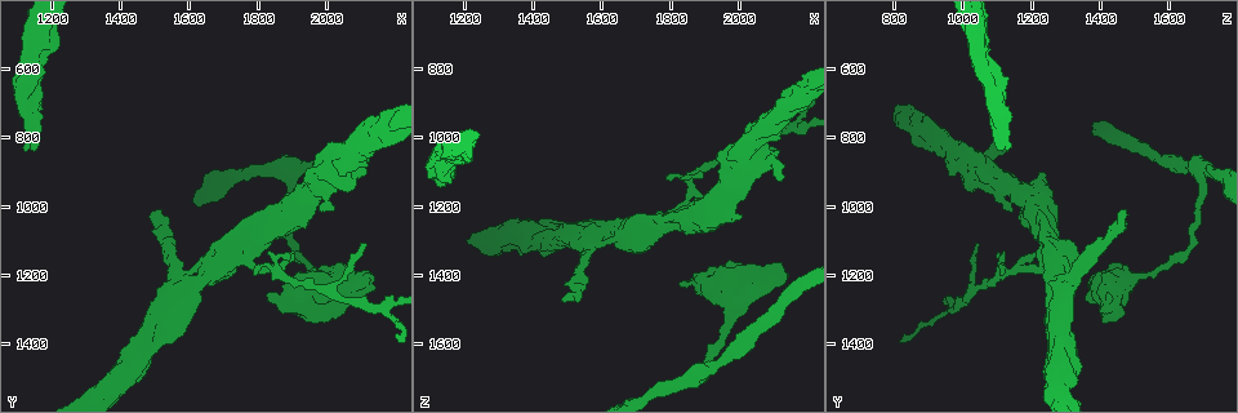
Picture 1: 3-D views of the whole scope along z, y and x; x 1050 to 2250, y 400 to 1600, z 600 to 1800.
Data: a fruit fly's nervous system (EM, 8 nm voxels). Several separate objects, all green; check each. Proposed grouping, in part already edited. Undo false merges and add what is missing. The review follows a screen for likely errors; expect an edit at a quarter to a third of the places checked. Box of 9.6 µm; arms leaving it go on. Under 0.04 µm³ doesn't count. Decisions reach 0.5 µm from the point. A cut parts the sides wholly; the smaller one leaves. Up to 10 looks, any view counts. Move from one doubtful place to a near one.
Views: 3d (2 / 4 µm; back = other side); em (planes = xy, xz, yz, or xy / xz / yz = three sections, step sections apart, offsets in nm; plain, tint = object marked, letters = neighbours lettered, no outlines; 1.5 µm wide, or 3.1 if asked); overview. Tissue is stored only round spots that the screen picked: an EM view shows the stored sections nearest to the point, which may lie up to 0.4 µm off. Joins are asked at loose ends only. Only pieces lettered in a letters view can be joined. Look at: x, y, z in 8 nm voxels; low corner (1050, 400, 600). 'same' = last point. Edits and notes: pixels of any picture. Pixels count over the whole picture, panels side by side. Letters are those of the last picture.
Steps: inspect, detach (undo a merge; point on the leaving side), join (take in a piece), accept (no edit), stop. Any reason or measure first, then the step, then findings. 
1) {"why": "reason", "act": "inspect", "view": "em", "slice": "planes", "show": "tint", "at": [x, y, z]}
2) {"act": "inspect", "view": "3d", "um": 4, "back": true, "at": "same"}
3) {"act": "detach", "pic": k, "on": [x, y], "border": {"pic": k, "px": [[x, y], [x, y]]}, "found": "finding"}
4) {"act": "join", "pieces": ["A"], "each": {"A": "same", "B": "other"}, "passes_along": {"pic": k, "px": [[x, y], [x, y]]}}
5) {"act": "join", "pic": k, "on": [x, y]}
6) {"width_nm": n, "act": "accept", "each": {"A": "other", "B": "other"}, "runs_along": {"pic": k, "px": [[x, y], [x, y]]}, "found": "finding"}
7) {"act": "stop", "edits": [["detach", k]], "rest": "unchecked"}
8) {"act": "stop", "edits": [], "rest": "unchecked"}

{"why": "stops while still wide", "act": "inspect", "view": "em", "slice": "planes", "show": "letters", "at": [1130, 840, 1120]}

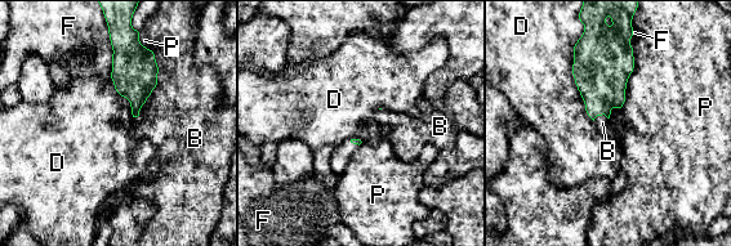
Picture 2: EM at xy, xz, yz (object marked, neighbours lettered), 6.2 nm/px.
{"act": "join", "pieces": ["B"], "each": {"B": "same", "D": "other", "F": "other", "P": "other"}, "found": "the cell continues"}

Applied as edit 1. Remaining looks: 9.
{"act": "inspect", "view": "overview"}

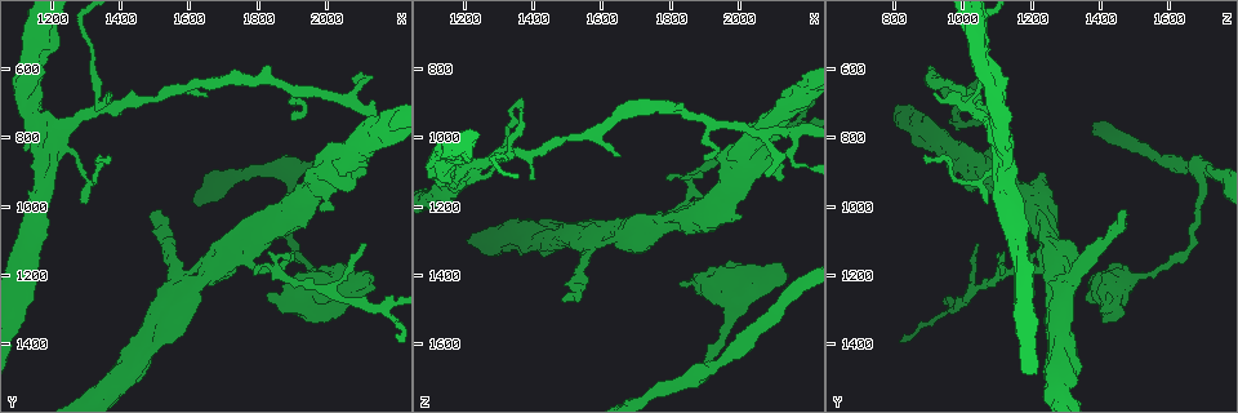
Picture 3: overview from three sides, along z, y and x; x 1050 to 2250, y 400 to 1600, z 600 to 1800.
{"why": "branch stops here", "act": "inspect", "view": "3d", "um": 2, "at": [1520, 1010, 1470]}

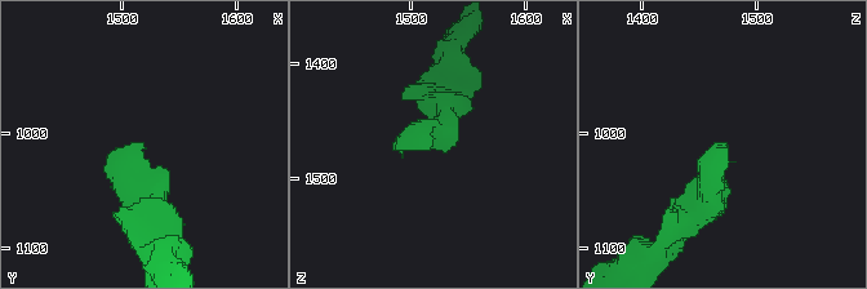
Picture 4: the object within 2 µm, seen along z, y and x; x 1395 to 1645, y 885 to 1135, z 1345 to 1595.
{"why": "shape alone is not enough", "act": "inspect", "view": "em", "slice": "planes", "show": "letters", "at": [1514, 1010, 1474]}

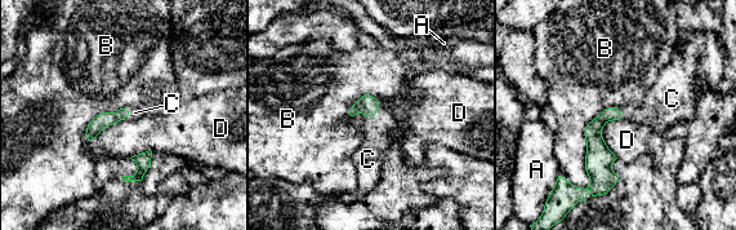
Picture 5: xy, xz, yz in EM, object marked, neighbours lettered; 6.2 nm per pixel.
{"longest_contact_nm": ["B", 550], "act": "join", "pieces": ["C"], "each": {"A": "other", "B": "other", "C": "same", "D": "other"}, "passes_along": {"pic": 5, "px": [[368, 105], [368, 115], [370, 154]]}, "found": "it goes on there"}

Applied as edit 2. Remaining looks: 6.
{"why": "an open end", "act": "inspect", "view": "3d", "um": 2, "at": [2000, 910, 1220]}

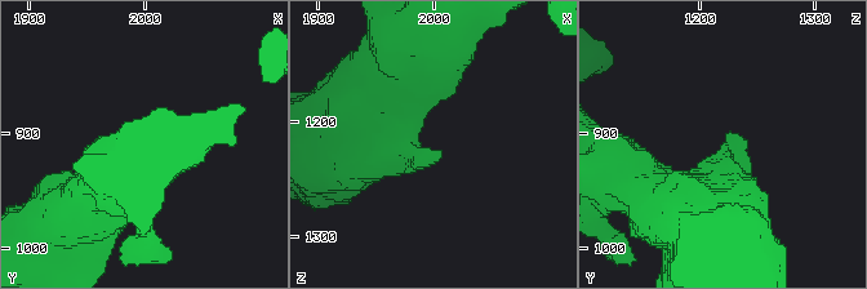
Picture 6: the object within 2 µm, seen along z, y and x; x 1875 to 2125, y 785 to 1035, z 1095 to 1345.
{"act": "inspect", "view": "em", "slice": "planes", "show": "letters", "at": [2004, 908, 1226]}

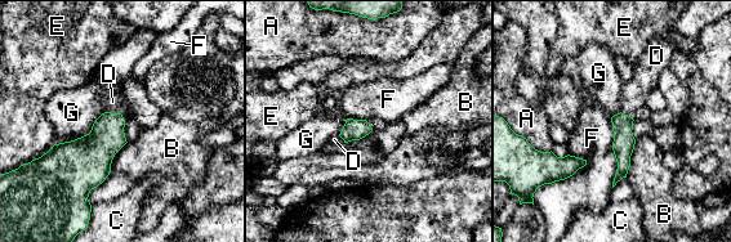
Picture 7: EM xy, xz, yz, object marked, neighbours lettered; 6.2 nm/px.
{"act": "join", "pieces": ["D"], "each": {"A": "other", "B": "other", "C": "other", "D": "same", "E": "other", "F": "other", "G": "other"}, "found": "the cell continues"}

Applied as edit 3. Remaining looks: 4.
{"why": "an open end", "act": "inspect", "view": "em", "slice": "xz", "step": 8, "show": "letters", "at": [1790, 1200, 1110]}

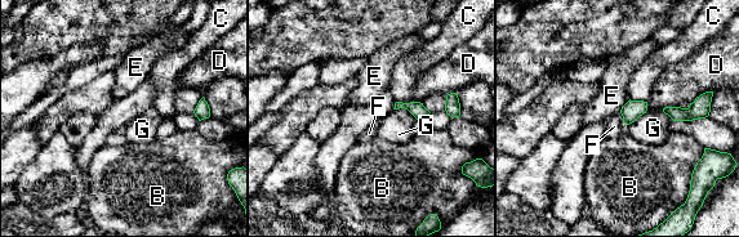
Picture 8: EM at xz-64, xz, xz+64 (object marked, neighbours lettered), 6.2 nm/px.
{"act": "accept", "each": {"B": "other", "C": "other", "D": "other", "E": "other", "F": "other", "G": "other"}, "border": {"pic": 8, "px": [[396, 101], [415, 102]]}, "found": "no lettered piece goes on from it"}

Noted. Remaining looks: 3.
{"act": "stop", "edits": [["join", 2], ["join", 5], ["join", 7]], "rest": "unchecked"}

